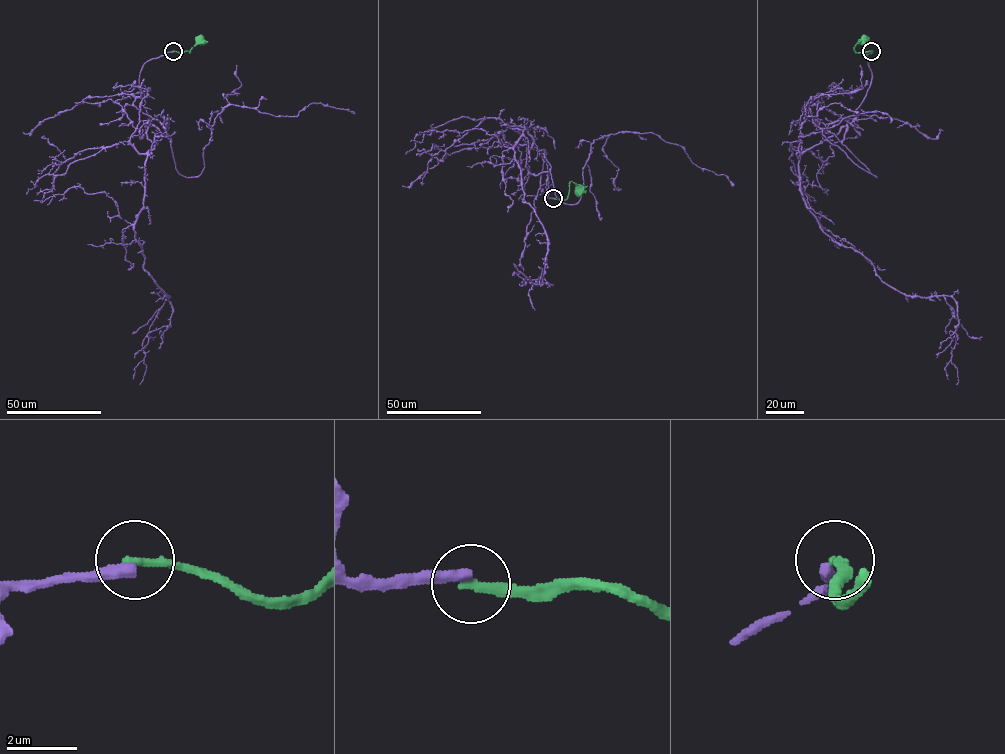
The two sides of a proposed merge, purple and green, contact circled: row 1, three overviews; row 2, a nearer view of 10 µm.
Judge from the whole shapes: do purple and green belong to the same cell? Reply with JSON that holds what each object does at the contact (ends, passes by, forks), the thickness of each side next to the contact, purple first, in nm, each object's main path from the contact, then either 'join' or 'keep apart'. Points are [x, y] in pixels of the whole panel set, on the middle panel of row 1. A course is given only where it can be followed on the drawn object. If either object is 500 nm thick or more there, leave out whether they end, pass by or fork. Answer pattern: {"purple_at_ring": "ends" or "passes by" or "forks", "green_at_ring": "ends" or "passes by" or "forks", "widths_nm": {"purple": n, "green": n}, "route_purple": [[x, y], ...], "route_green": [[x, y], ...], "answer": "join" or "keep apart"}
{"purple_at_ring": "ends", "green_at_ring": "ends", "widths_nm": {"purple": 340, "green": 320}, "route_purple": [[552, 198], [518, 199], [533, 140], [524, 126], [515, 159], [552, 285], [520, 284]], "route_green": [[552, 198], [565, 199], [570, 181], [578, 192]], "answer": "keep apart"}

